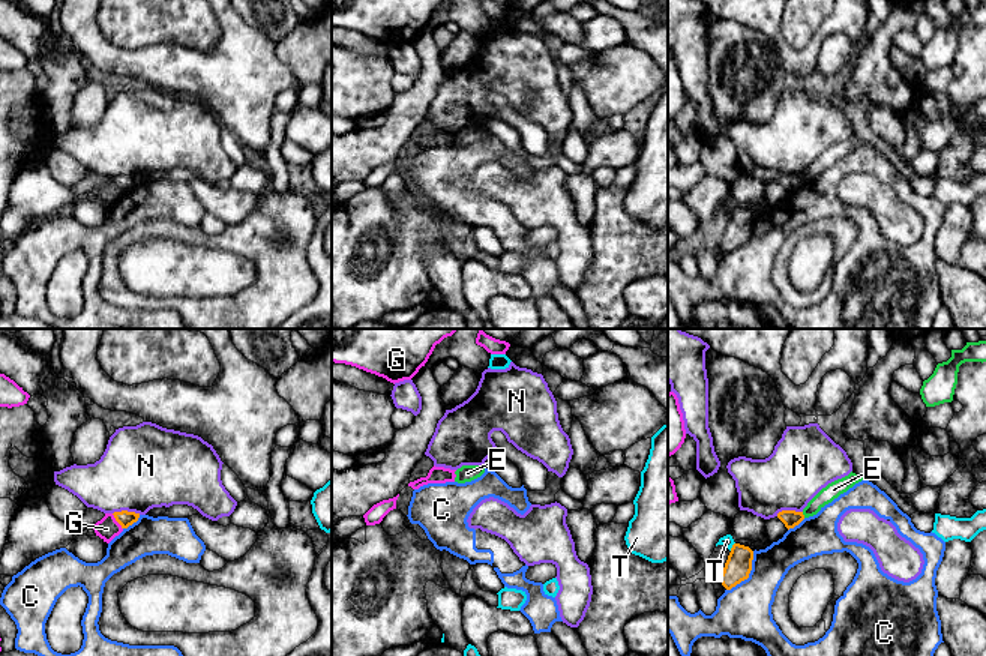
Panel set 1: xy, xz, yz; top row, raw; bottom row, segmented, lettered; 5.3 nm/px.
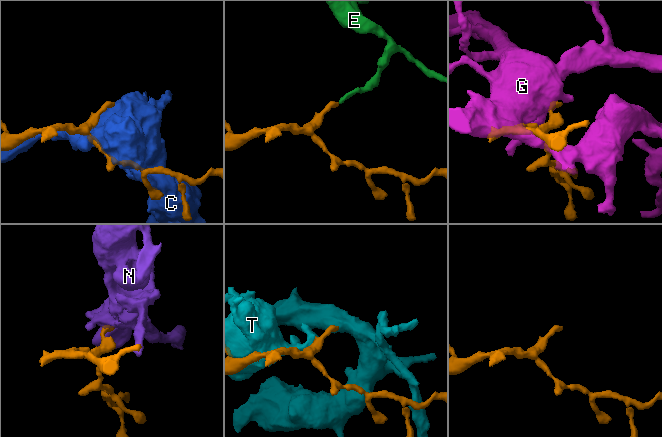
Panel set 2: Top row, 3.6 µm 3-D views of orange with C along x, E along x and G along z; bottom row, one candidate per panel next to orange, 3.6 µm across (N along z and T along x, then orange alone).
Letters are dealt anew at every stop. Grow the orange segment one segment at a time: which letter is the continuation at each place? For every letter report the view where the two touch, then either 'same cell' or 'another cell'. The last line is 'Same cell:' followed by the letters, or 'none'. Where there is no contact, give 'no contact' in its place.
C: yz | another cell
E: yz | another cell
G: xy | another cell
N: xy | another cell
T: yz | another cell
Same cell: none

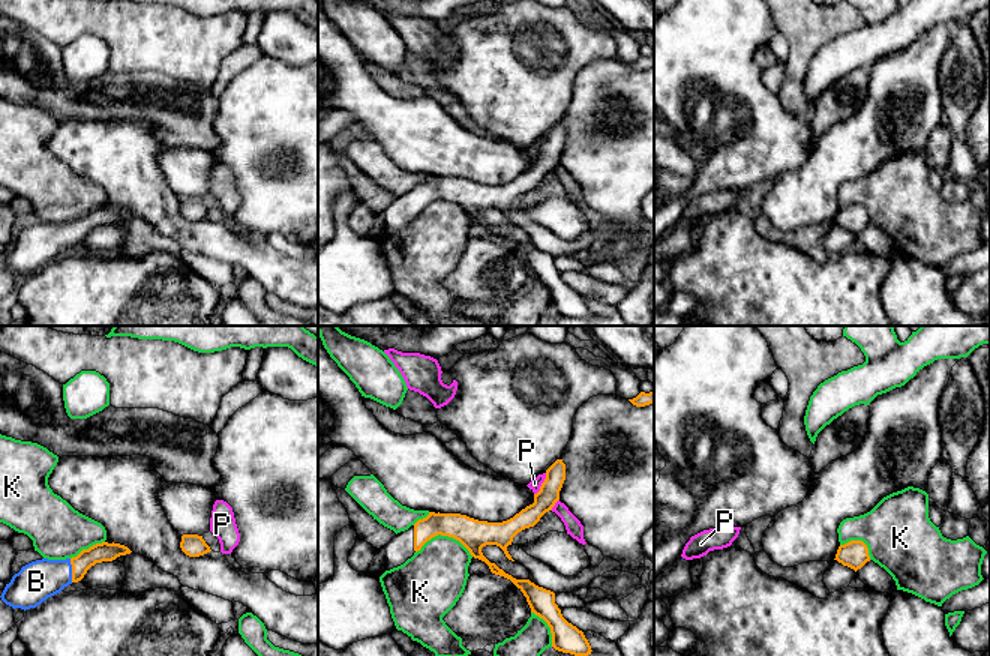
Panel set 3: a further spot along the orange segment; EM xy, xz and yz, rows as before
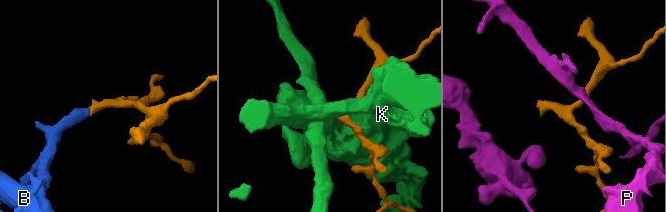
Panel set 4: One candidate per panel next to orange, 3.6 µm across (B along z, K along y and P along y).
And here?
B: xy | same cell
K: xz | another cell
P: xz | another cell
Same cell: B

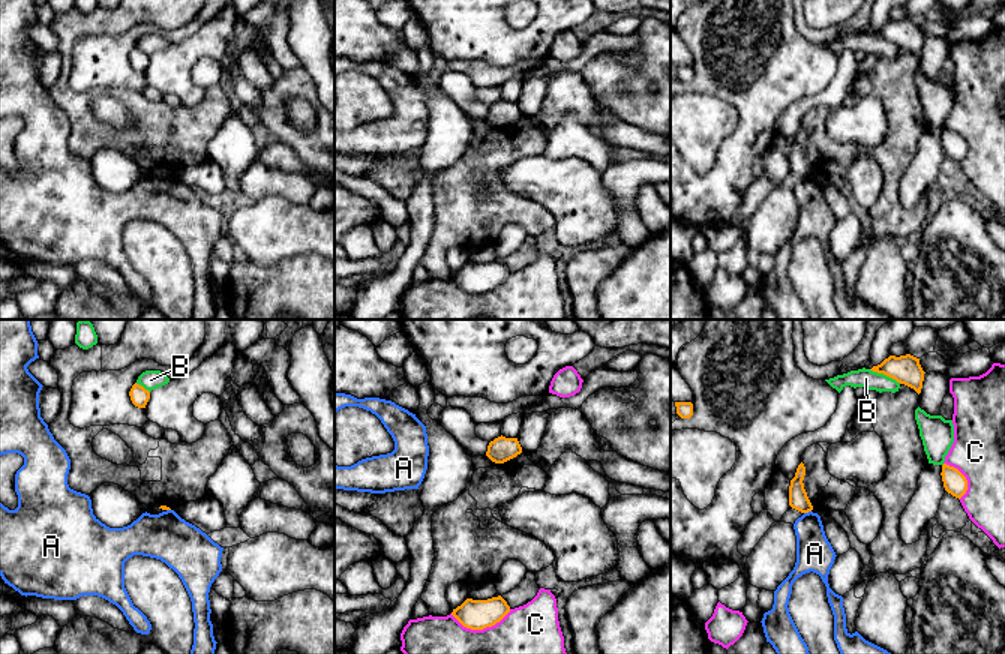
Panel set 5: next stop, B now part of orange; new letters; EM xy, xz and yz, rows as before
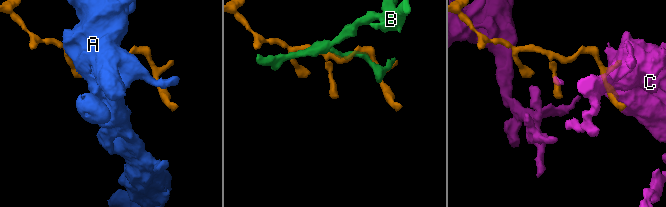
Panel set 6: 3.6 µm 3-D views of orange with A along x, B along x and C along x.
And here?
A: yz | another cell
B: yz | another cell
C: xz | another cell
Same cell: none

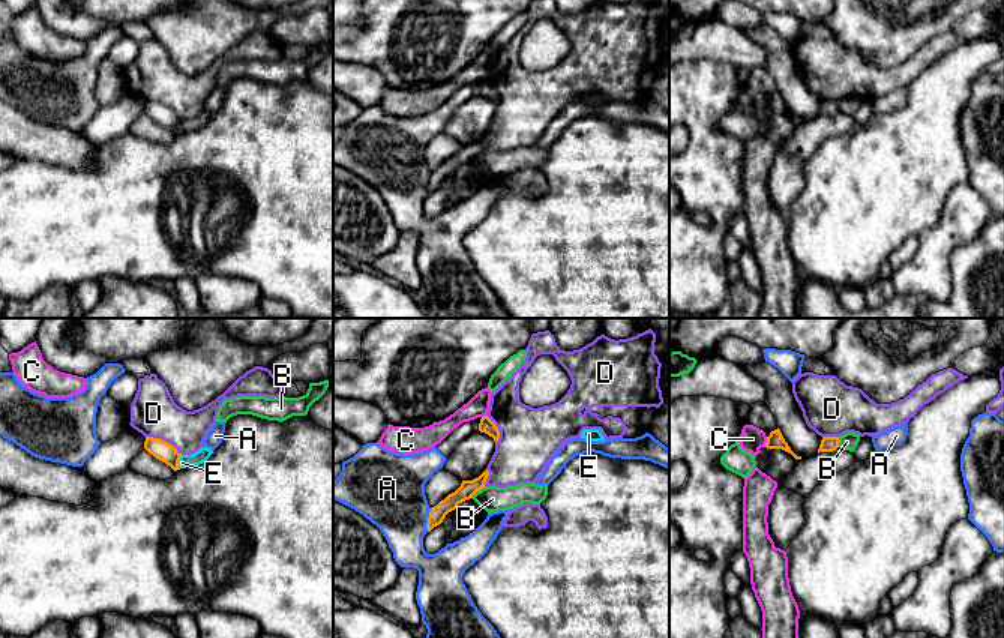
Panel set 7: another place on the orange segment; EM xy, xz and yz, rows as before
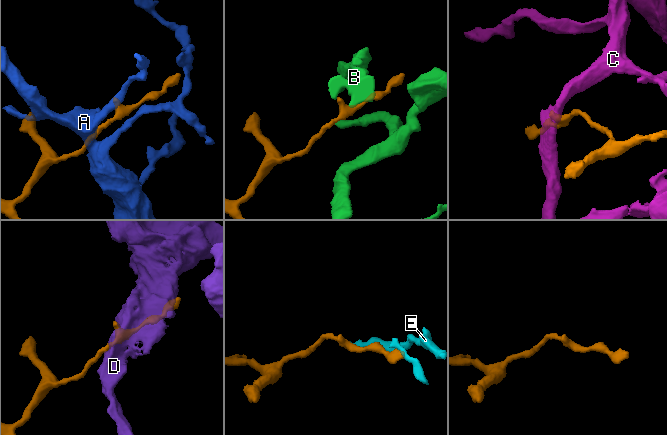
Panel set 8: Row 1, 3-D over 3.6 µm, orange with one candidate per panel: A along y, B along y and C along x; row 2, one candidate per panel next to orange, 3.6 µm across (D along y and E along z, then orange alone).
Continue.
A: xz | another cell
B: xz | another cell
C: yz | another cell
D: xy | another cell
E: xy | another cell
Same cell: none

